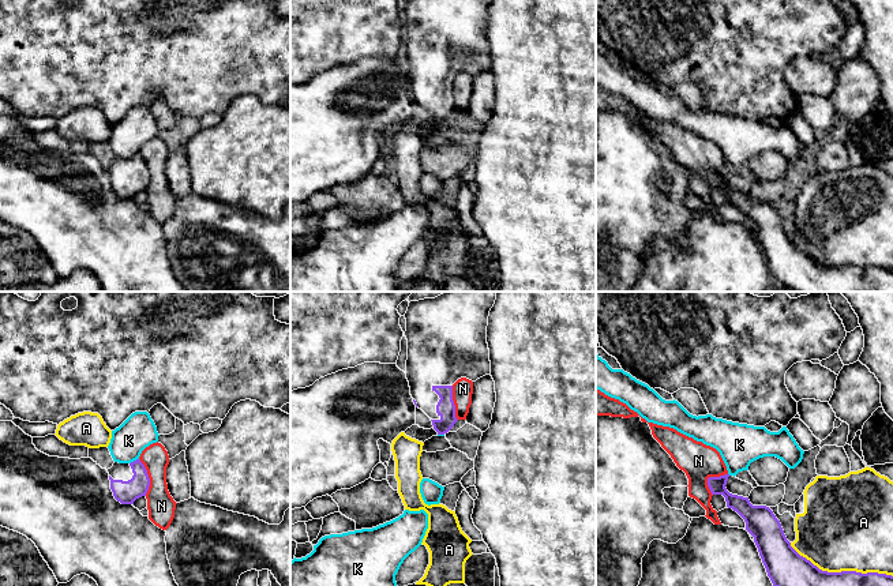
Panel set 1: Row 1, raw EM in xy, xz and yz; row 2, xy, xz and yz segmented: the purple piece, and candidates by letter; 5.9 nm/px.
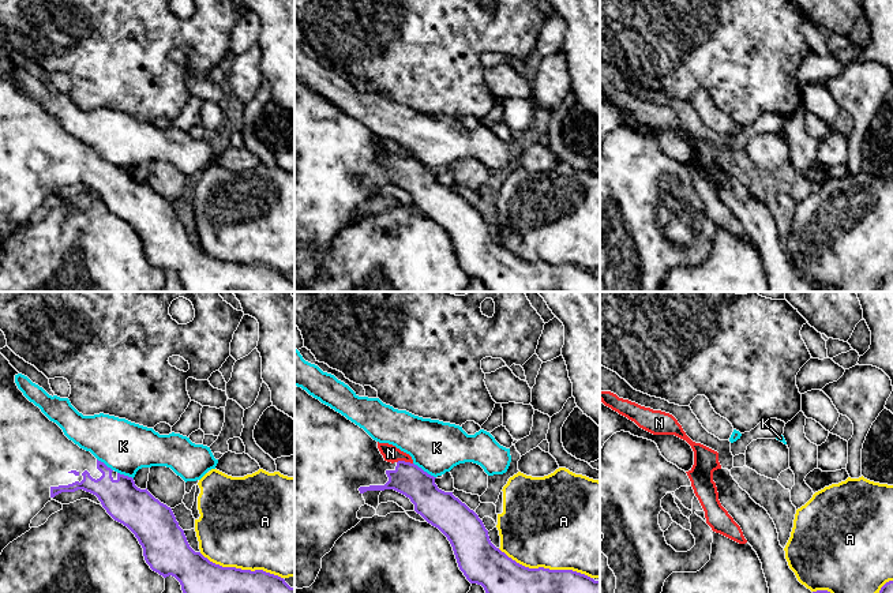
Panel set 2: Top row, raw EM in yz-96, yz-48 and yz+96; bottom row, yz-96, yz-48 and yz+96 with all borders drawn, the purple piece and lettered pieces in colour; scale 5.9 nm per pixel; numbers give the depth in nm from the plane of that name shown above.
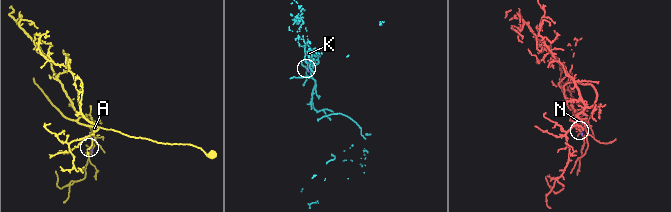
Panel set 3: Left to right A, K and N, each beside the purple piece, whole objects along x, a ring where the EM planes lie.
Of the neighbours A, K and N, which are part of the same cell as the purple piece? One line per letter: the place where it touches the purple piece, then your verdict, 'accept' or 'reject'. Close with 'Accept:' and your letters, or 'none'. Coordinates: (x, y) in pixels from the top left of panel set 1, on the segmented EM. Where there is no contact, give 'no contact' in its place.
A: contact yz (841, 571); reject
K: contact xy (134, 461); reject
N: contact xy (147, 477); reject
Accept: none

